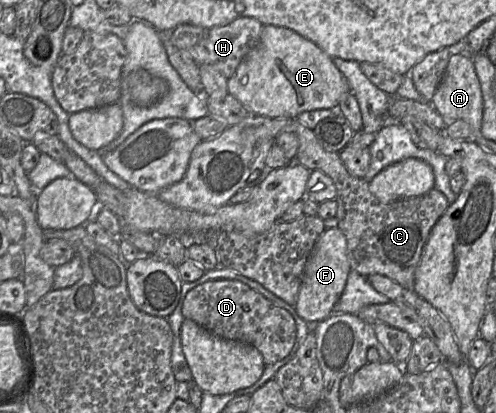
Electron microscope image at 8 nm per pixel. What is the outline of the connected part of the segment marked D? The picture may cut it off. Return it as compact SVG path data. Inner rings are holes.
M210 280L193 288L184 299L182 314L218 337L253 345L262 354L266 366L284 359L296 341L296 324L291 314L238 280Z

